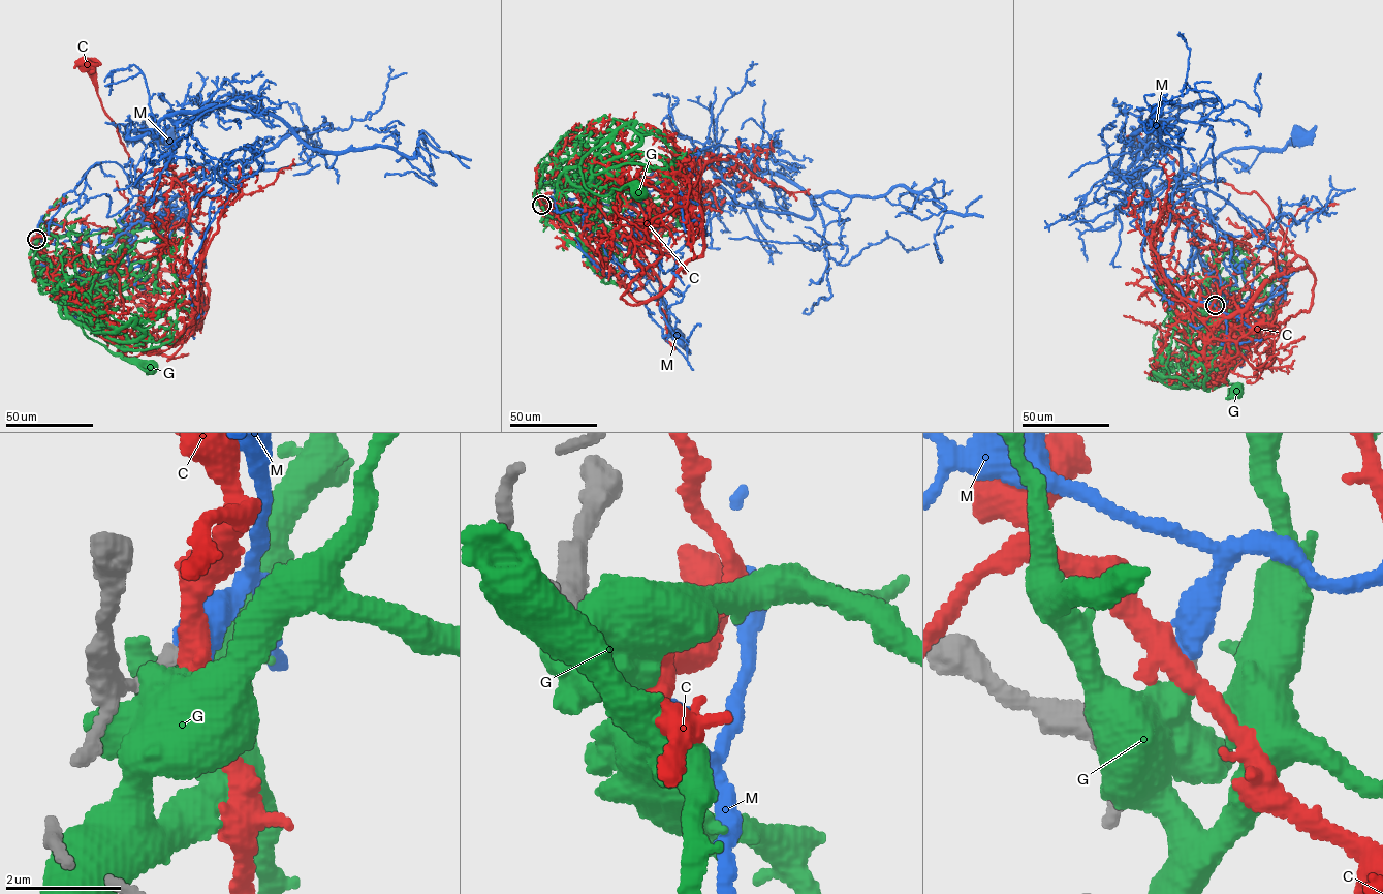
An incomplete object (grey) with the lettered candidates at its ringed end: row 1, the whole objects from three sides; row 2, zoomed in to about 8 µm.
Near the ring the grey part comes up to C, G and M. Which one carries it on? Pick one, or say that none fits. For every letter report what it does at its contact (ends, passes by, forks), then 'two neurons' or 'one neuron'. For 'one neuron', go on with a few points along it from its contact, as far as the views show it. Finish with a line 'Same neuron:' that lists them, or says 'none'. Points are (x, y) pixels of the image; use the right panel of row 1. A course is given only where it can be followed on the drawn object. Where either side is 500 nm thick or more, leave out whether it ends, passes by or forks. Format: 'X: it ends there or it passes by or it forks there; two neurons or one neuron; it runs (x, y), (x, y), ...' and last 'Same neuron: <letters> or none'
C: it passes by; two neurons
G: two neurons
M: one neuron; it runs (1215, 305), (1235, 280), (1211, 211), (1180, 189), (1179, 129), (1127, 141), (1116, 171), (1152, 194), (1299, 133)
Same neuron: M

